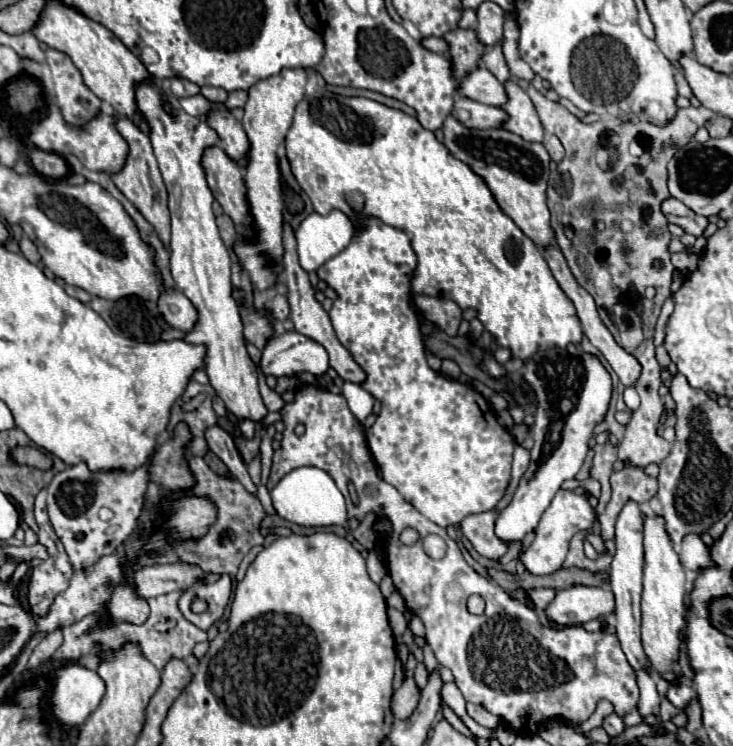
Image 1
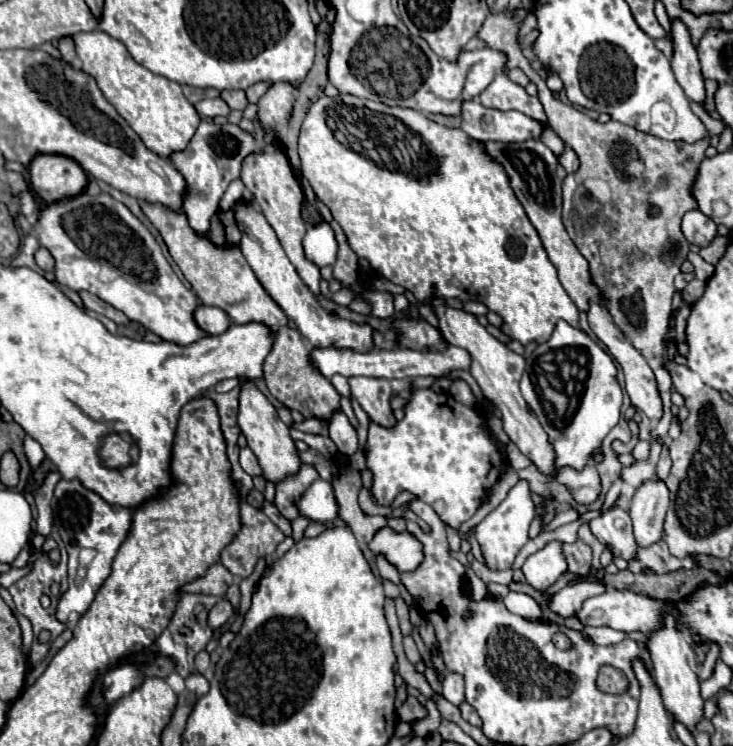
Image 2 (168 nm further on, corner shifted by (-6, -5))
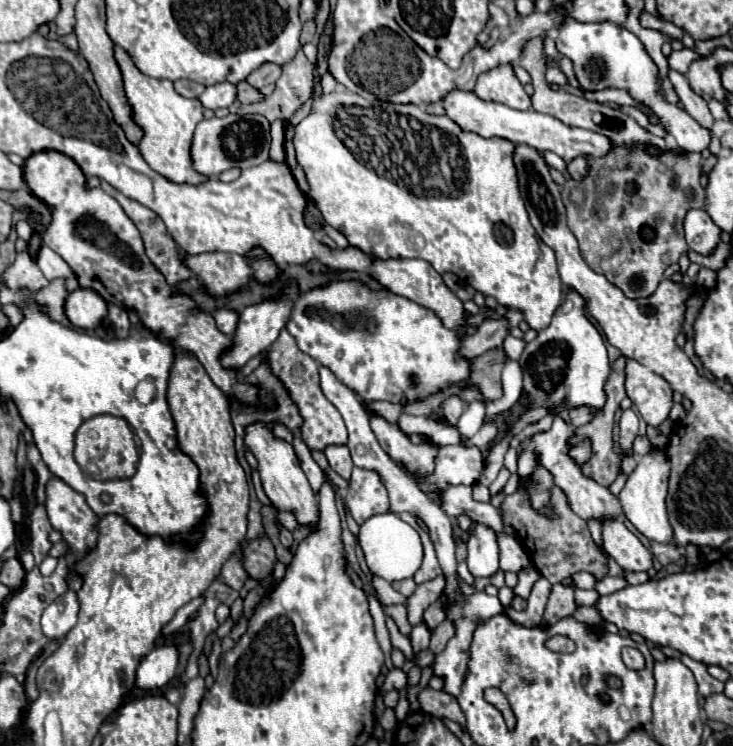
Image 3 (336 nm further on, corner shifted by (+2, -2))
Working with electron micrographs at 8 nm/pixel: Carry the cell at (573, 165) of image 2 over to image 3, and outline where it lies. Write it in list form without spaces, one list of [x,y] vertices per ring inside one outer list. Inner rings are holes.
[[[577,157],[577,159],[573,159],[573,161],[567,165],[567,169],[569,169],[569,173],[571,173],[571,177],[573,177],[575,181],[583,181],[583,179],[587,177],[587,167],[589,167],[589,163],[587,163],[585,157]]]

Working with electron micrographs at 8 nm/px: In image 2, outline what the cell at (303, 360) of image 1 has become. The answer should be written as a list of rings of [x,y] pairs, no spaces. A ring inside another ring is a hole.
[[[335,346],[327,348],[313,348],[309,354],[309,362],[315,370],[319,370],[325,378],[333,374],[341,376],[371,376],[371,378],[415,378],[415,376],[443,376],[455,368],[469,370],[471,358],[463,348],[447,346],[445,350],[371,350],[371,352],[357,352],[357,350],[339,350]]]

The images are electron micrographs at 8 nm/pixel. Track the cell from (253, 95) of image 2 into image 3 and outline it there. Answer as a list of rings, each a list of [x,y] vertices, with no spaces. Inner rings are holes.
[[[263,63],[263,67],[255,69],[247,77],[247,83],[253,85],[253,87],[257,87],[257,89],[261,89],[261,87],[265,87],[269,83],[275,83],[279,79],[279,75],[281,75],[281,69],[283,67],[275,67],[275,63]]]

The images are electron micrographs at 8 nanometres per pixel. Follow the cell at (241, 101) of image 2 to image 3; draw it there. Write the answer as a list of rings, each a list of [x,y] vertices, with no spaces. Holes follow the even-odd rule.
[[[247,81],[239,83],[239,85],[237,85],[237,89],[239,89],[237,99],[239,99],[241,103],[259,103],[259,101],[263,101],[263,99],[265,99],[265,95],[263,95],[259,89],[251,87]]]

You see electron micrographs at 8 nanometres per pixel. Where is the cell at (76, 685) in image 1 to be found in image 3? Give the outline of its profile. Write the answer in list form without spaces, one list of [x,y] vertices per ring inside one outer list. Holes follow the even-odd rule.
[[[175,645],[155,647],[137,669],[137,687],[141,689],[163,689],[177,671],[179,651]]]

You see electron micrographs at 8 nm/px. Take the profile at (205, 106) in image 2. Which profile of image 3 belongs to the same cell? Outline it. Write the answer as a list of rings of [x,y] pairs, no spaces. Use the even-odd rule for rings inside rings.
[[[217,83],[217,85],[209,85],[203,95],[199,97],[199,101],[203,103],[205,109],[219,109],[219,107],[231,107],[235,101],[235,83]]]

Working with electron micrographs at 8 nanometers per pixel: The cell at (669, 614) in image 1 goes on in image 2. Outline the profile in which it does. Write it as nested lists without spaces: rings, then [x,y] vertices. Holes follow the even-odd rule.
[[[671,612],[663,614],[663,626],[659,630],[653,630],[647,634],[647,650],[651,654],[655,684],[661,690],[667,712],[671,712],[671,716],[677,722],[683,722],[689,730],[695,730],[695,724],[703,718],[703,700],[699,696],[695,652],[687,636],[679,628],[677,618]]]

